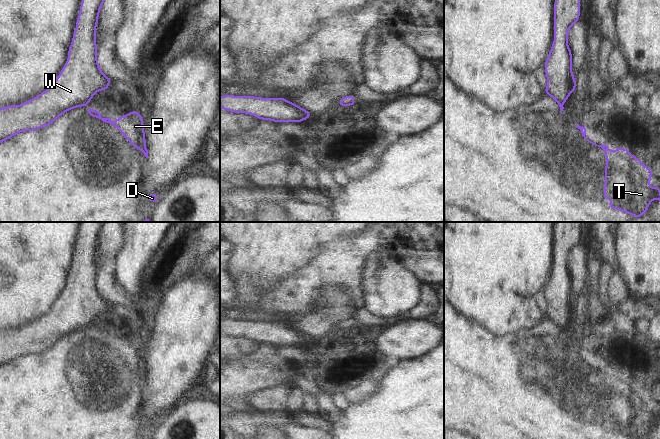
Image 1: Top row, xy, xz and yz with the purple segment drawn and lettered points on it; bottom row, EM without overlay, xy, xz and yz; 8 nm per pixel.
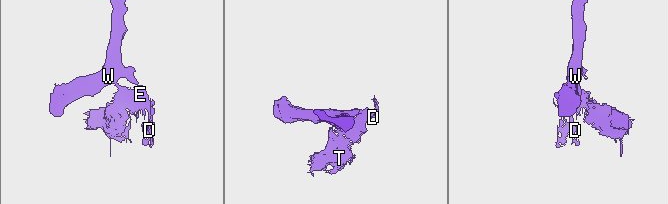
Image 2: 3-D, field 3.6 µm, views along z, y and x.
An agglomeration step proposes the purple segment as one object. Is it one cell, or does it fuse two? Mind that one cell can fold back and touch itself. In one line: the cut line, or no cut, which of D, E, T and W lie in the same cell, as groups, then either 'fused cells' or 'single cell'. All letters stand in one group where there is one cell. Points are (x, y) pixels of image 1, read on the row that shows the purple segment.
cut yz (559, 103), (562, 104); groups D E T / W; fused cells

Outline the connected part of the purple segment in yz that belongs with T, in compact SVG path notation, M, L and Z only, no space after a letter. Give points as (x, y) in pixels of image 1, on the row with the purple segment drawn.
M607 145L596 146L601 147L606 156L602 198L612 200L609 208L640 218L648 212L654 198L660 201L660 185L654 188L649 185L654 172L652 168L648 169L626 148L617 146L616 151L611 151Z

